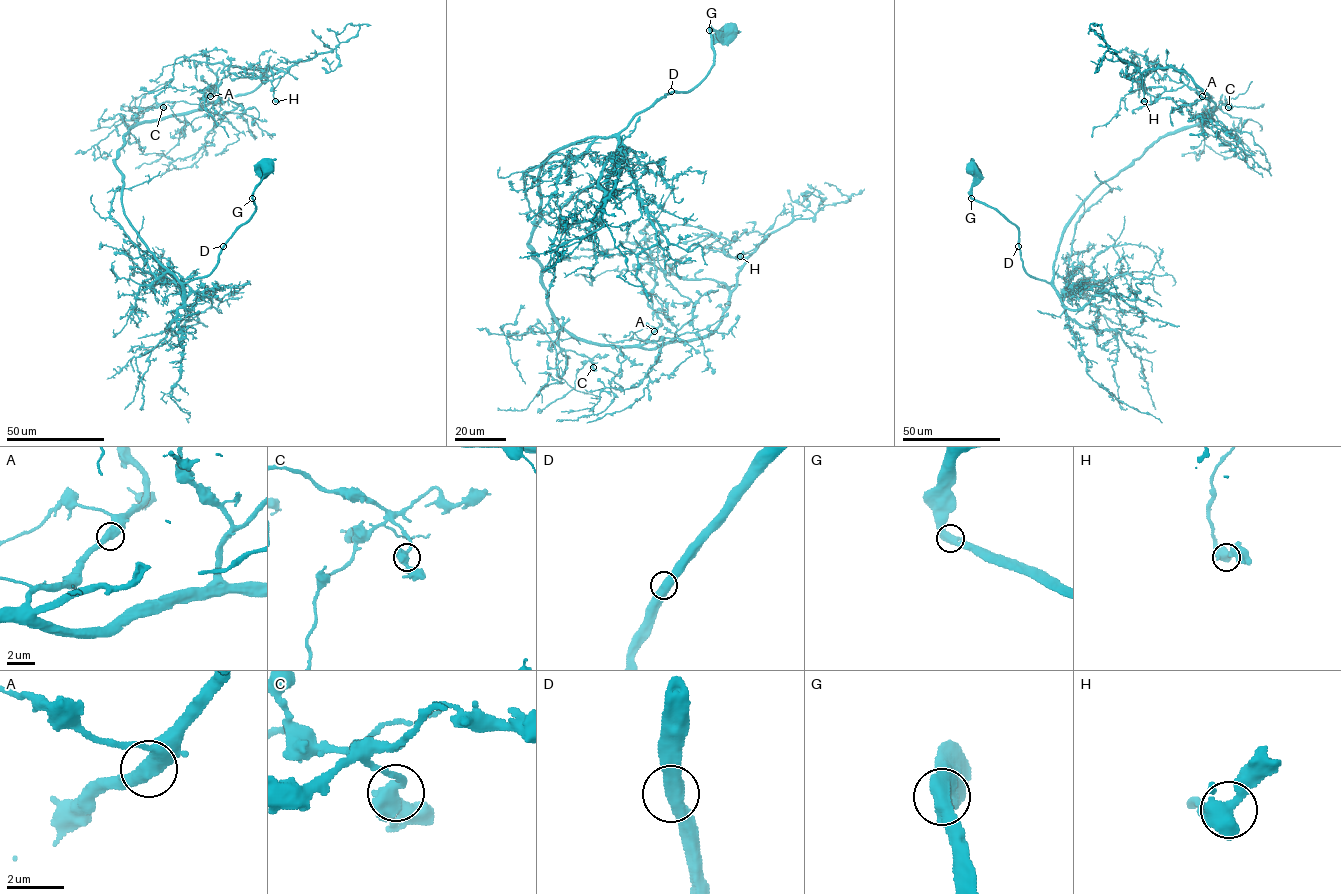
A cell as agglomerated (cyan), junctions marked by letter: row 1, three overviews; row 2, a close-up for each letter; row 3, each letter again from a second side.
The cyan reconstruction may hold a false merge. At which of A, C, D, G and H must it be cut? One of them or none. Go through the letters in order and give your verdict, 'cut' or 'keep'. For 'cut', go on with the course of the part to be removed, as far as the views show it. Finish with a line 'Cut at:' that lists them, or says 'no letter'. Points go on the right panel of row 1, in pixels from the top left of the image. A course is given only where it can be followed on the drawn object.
A: keep
C: keep
D: keep
G: keep
H: keep
Cut at: no letter

